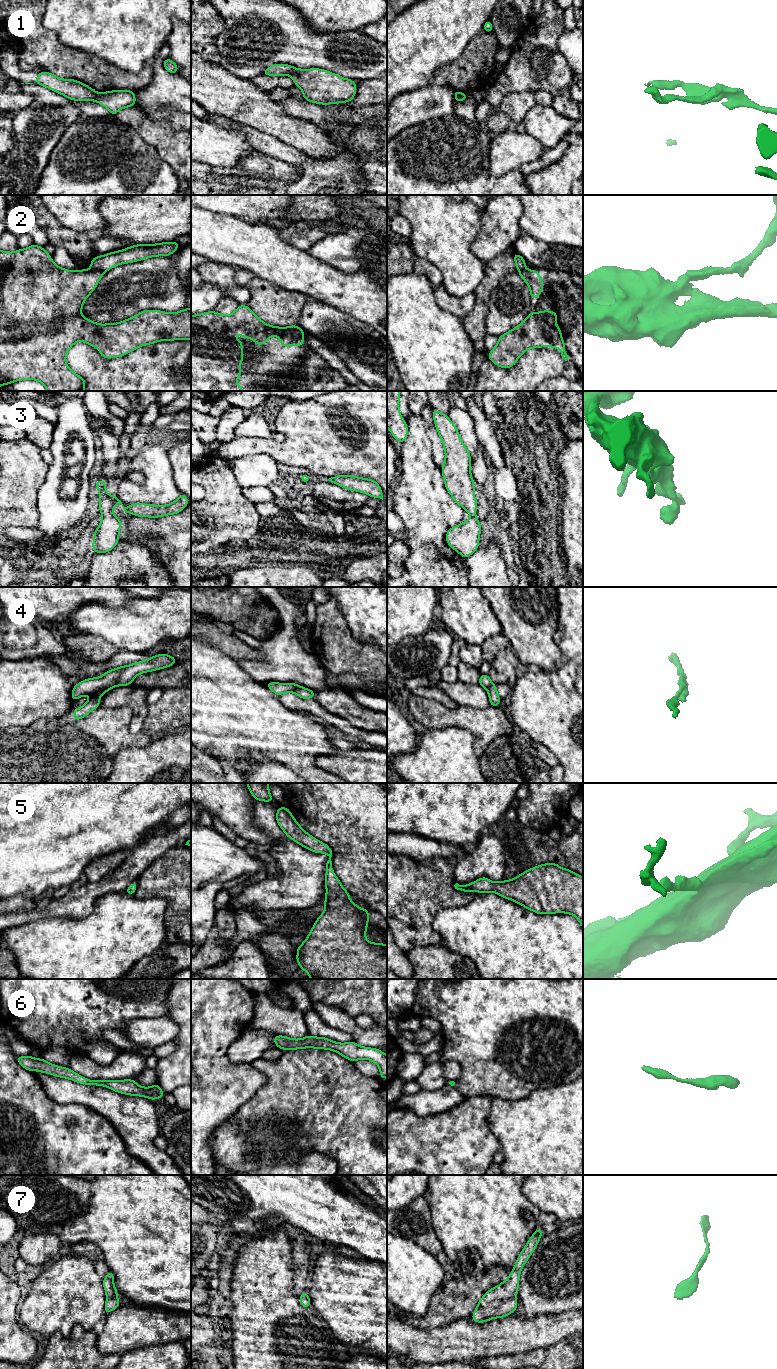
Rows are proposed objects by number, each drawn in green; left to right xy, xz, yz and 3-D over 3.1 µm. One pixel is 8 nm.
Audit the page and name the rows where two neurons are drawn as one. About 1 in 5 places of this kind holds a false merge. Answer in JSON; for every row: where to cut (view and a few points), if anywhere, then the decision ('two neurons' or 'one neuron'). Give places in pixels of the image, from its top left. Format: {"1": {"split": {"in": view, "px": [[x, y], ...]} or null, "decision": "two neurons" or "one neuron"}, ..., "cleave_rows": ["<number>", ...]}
{"1": {"split": {"in": "xy", "px": [[98, 93], [94, 100]]}, "decision": "two neurons"}, "2": {"split": {"in": "xy", "px": [[93, 268], [104, 271]]}, "decision": "two neurons"}, "3": {"split": null, "decision": "one neuron"}, "4": {"split": {"in": "xy", "px": [[129, 665], [116, 678], [101, 687], [93, 695]]}, "decision": "two neurons"}, "5": {"split": null, "decision": "one neuron"}, "6": {"split": null, "decision": "one neuron"}, "7": {"split": null, "decision": "one neuron"}, "cleave_rows": ["1", "2", "4"]}

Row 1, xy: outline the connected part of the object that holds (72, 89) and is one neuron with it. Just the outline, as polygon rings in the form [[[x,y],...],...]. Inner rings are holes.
[[[46,71],[38,73],[35,84],[49,88],[75,101],[95,101],[98,94],[95,90],[80,81],[61,79]]]

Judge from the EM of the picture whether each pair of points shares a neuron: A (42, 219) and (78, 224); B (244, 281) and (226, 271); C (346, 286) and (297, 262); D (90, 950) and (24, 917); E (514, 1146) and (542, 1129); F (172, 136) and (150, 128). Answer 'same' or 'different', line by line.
A: different
B: different
C: same
D: different
E: same
F: same

